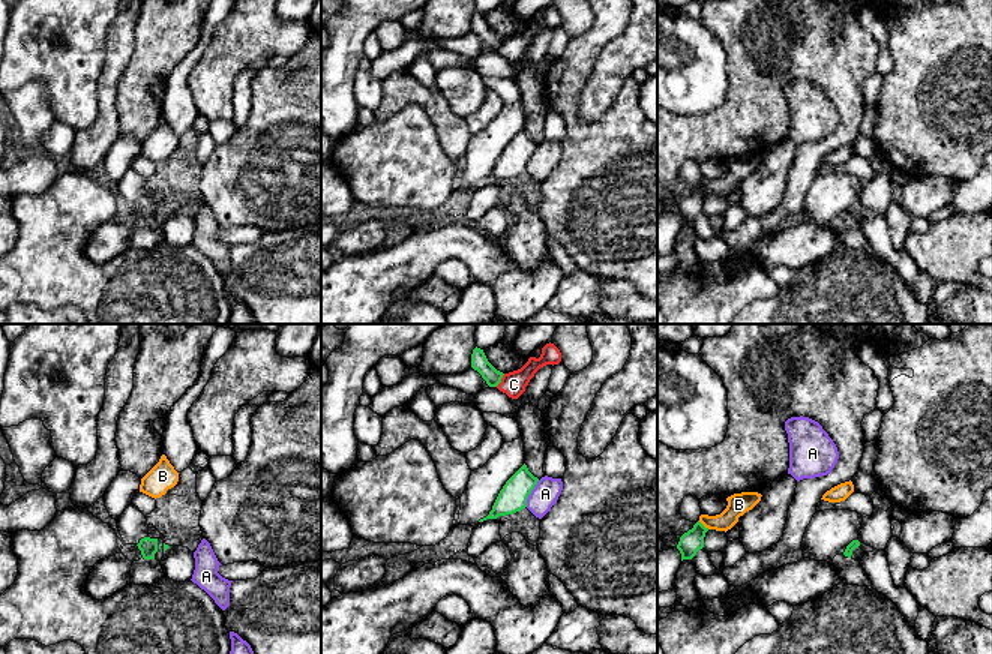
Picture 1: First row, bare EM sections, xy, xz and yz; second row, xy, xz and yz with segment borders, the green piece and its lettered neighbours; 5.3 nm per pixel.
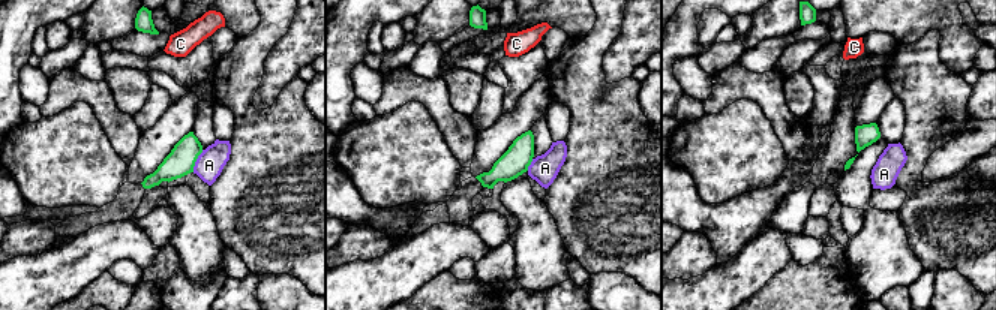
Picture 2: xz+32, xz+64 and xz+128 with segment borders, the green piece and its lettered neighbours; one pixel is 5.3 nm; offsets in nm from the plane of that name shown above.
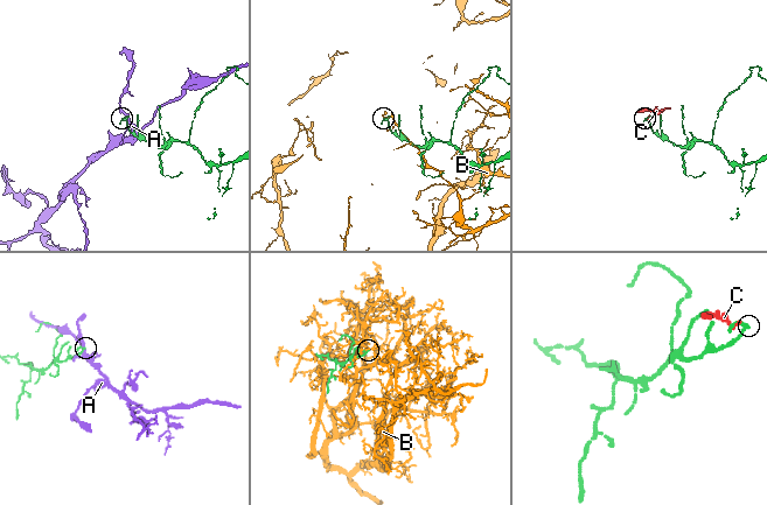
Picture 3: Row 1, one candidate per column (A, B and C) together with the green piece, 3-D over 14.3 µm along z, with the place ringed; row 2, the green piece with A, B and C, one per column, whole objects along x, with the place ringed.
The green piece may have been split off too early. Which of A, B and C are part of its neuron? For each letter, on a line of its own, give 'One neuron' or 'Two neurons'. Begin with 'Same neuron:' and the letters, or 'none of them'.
Same neuron: none of them
A: Two neurons
B: Two neurons
C: Two neurons

